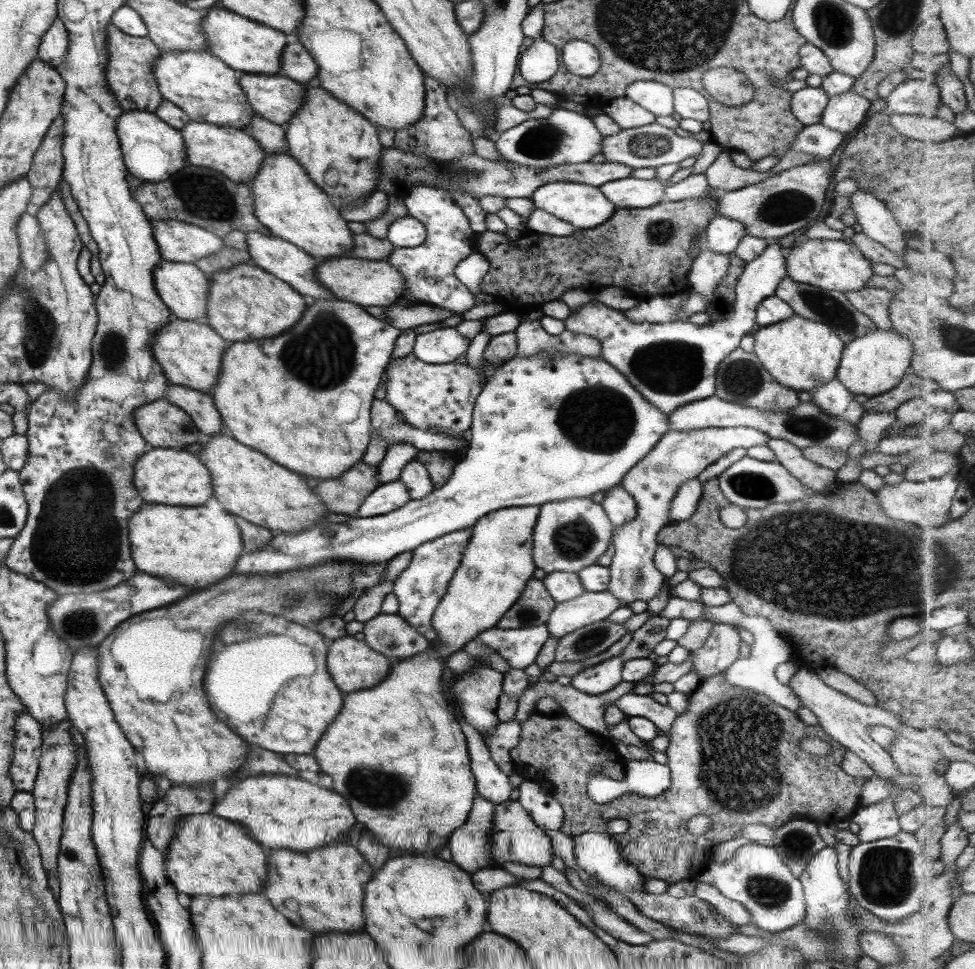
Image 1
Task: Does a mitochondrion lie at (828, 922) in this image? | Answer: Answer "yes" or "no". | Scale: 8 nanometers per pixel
yes

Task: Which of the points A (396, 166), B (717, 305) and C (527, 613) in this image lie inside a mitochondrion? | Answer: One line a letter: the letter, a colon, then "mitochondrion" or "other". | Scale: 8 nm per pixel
A: mitochondrion
B: other
C: mitochondrion

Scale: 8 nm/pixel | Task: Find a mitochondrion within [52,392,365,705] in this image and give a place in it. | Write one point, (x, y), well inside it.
(79, 624)

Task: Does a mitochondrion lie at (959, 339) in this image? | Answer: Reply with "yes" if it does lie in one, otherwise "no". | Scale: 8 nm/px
yes

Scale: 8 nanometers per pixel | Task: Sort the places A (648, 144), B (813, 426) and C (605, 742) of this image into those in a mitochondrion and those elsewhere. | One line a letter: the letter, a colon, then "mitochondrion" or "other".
A: mitochondrion
B: mitochondrion
C: other

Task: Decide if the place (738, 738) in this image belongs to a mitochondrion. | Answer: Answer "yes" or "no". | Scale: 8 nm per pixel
yes

